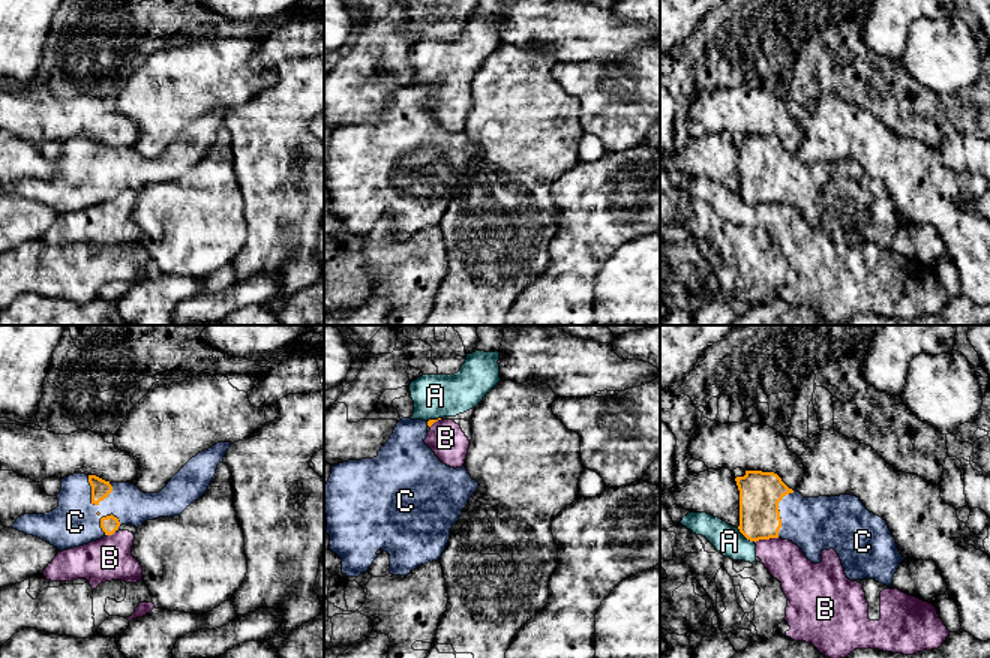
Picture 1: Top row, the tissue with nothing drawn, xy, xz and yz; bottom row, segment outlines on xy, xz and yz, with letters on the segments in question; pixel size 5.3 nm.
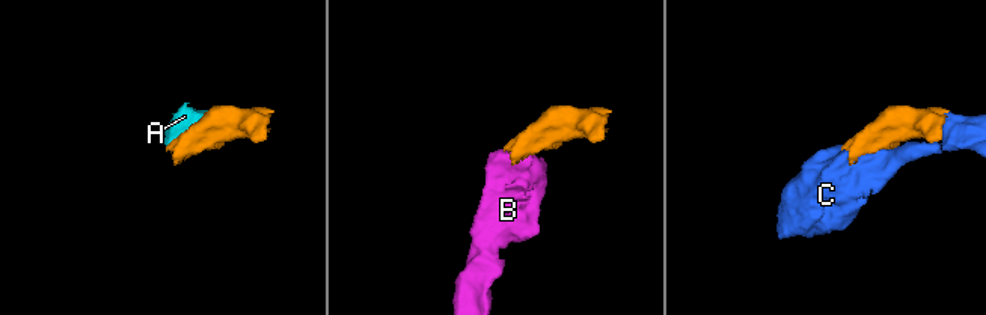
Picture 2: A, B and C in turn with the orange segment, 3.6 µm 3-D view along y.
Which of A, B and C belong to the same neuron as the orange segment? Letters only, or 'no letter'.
C

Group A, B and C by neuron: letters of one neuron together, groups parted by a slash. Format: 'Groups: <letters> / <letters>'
Groups: A B / C

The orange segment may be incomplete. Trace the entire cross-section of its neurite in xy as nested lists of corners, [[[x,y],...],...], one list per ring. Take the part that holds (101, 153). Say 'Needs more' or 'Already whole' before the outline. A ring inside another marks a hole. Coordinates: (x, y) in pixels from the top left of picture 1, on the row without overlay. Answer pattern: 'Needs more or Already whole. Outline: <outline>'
Needs more. Outline: [[[218,106],[198,117],[159,157],[144,157],[134,147],[110,147],[96,139],[74,138],[64,141],[56,174],[45,178],[24,178],[16,183],[12,192],[38,201],[63,216],[112,199],[122,189],[138,192],[147,184],[180,180],[207,156],[218,129],[224,126],[230,111],[231,106]]]

